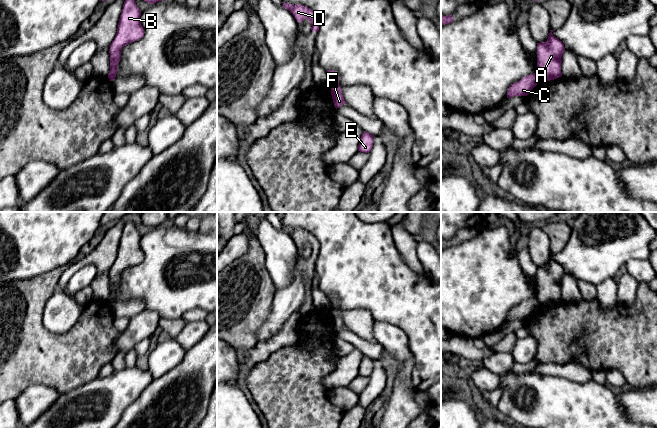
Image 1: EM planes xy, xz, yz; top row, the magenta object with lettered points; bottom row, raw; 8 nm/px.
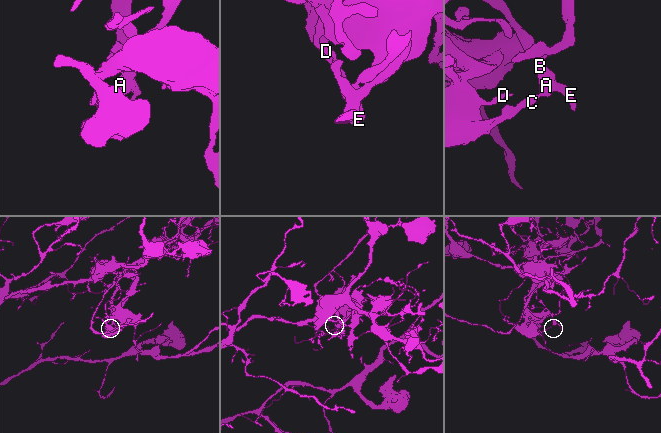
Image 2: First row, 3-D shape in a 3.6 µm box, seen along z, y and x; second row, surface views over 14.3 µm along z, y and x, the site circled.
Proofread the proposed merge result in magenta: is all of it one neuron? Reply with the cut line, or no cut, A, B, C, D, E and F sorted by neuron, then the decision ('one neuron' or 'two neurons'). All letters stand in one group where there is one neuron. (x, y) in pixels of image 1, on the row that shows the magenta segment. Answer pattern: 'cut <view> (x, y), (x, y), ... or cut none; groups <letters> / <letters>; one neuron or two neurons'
cut xz (332, 84), (338, 85); groups A B E F / C D; two neurons

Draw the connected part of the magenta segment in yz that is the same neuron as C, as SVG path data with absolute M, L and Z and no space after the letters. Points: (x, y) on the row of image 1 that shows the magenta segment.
M536 73L523 77L520 81L511 84L507 91L507 98L514 96L527 96L537 85L539 77Z

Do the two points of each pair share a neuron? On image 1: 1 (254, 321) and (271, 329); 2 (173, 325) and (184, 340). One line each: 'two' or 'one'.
1: two
2: two

